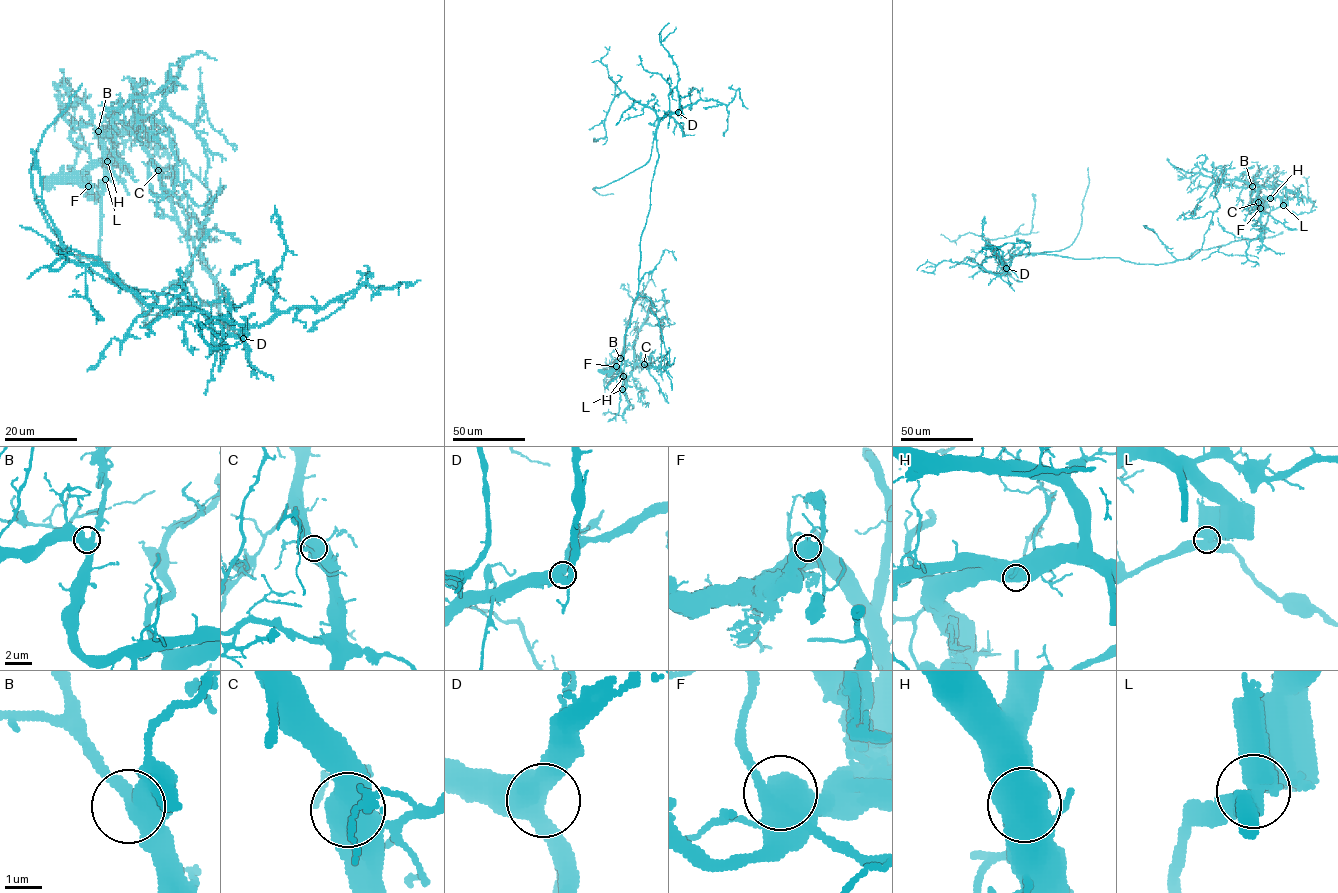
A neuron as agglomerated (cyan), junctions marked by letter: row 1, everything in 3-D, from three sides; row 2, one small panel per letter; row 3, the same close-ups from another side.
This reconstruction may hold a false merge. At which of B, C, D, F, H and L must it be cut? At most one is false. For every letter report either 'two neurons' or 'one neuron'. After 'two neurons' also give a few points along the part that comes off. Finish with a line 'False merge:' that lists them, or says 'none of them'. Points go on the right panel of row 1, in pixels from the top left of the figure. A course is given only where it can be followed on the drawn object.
B: one neuron
C: one neuron
D: one neuron
F: one neuron
H: one neuron
L: two neurons; foreign part runs (1283, 205), (1270, 212), (1263, 237), (1170, 263), (1026, 255), (1073, 242), (1088, 167)
False merge: L

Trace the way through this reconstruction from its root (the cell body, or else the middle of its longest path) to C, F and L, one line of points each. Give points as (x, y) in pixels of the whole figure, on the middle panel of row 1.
C: (638, 281), (638, 296), (624, 337), (620, 366), (623, 390), (633, 367), (637, 363), (644, 364)
F: (638, 281), (638, 296), (624, 337), (620, 366), (623, 390), (623, 375), (617, 368), (614, 369), (616, 366)
L: (638, 281), (638, 296), (624, 337), (620, 366), (623, 389)

